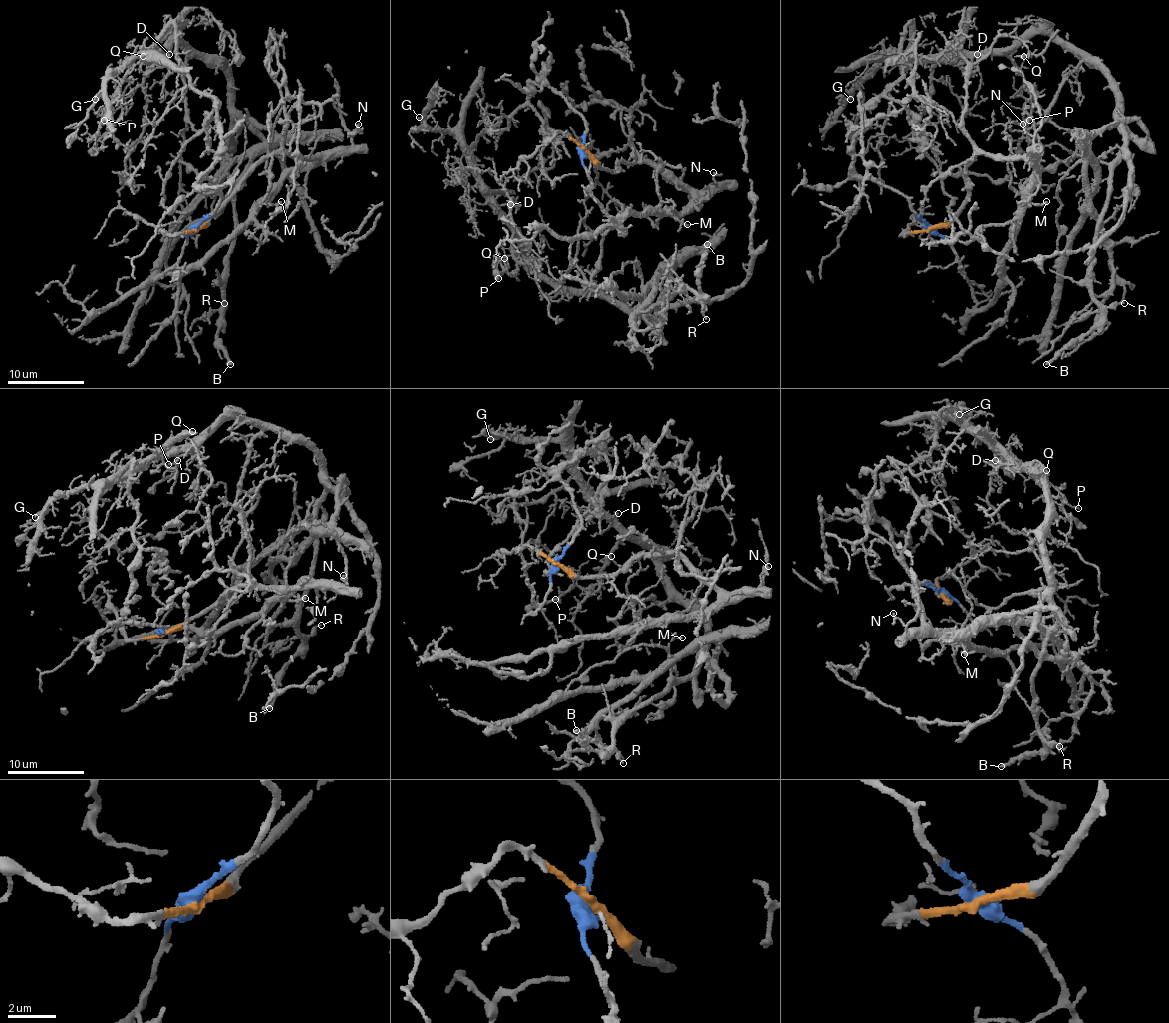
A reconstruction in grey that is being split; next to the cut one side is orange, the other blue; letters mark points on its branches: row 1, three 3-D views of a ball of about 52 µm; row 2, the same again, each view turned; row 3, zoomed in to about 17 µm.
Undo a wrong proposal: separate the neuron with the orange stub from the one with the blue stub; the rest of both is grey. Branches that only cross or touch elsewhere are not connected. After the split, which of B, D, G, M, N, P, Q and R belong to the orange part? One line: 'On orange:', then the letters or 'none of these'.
On orange: M, N

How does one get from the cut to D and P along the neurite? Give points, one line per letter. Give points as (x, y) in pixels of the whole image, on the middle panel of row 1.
D: (583, 150), (583, 118), (541, 72), (505, 127), (480, 132), (470, 150), (484, 190), (501, 206), (509, 204)
P: (583, 150), (583, 118), (545, 72), (505, 127), (469, 148), (480, 192), (514, 236), (516, 267), (497, 279)

